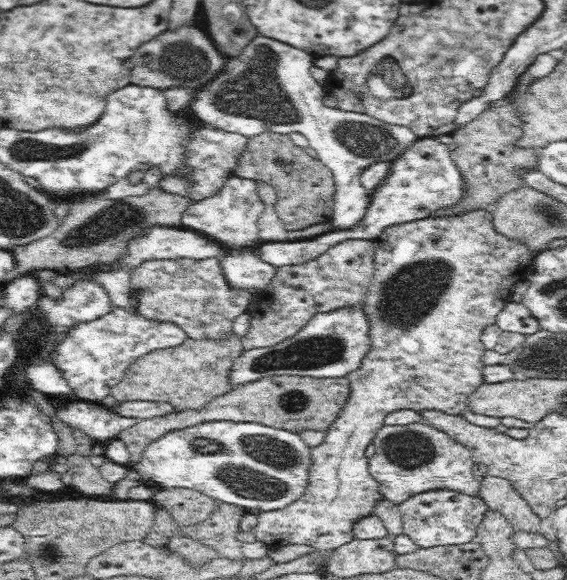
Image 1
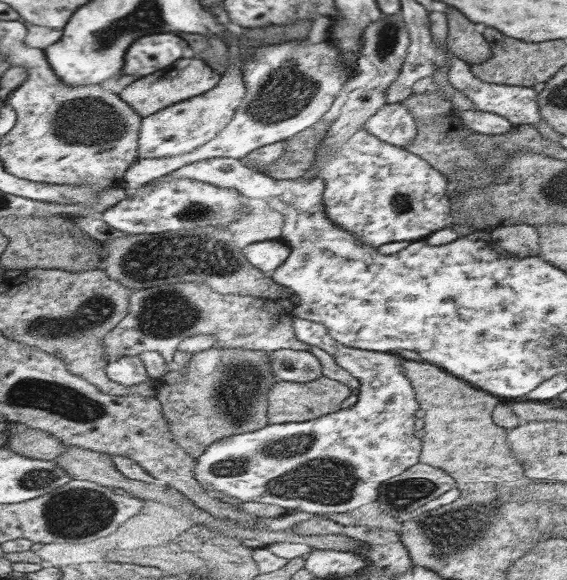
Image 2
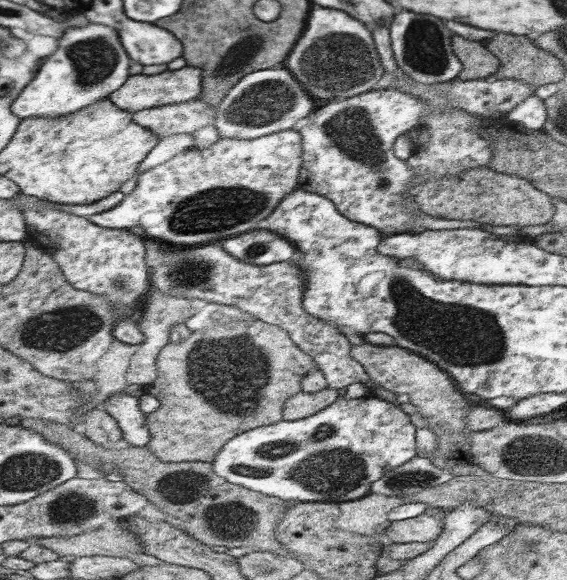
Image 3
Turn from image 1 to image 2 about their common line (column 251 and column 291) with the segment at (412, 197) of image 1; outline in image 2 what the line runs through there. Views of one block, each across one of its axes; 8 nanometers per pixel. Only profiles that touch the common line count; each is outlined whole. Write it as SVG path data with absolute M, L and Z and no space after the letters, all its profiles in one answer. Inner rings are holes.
M267 240L256 242L244 247L244 254L248 260L271 275L278 270L290 258L292 248L288 244L282 244L283 240Z

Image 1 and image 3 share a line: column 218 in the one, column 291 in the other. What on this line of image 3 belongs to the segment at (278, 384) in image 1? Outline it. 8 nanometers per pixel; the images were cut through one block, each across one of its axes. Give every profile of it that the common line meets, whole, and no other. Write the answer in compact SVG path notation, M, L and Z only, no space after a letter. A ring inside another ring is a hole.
M326 387L315 393L305 393L303 390L298 395L292 395L285 408L285 420L293 421L308 418L323 408L330 406L340 398L338 389Z

